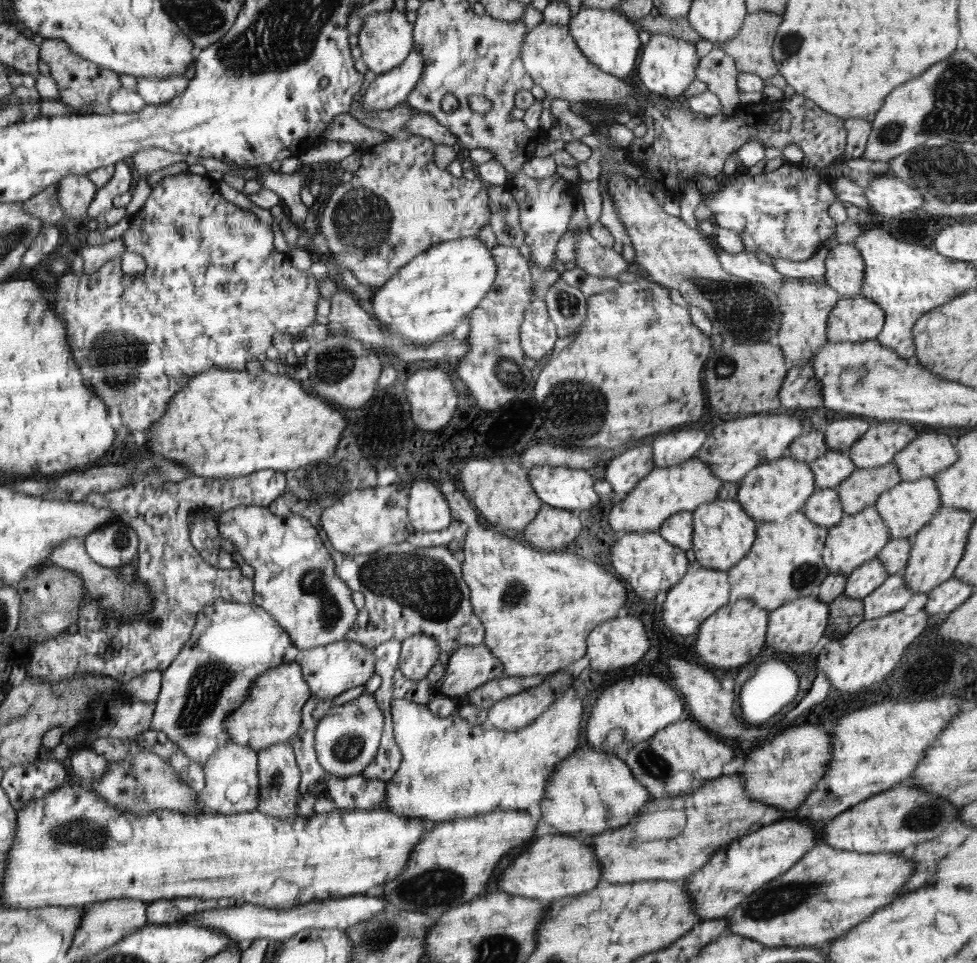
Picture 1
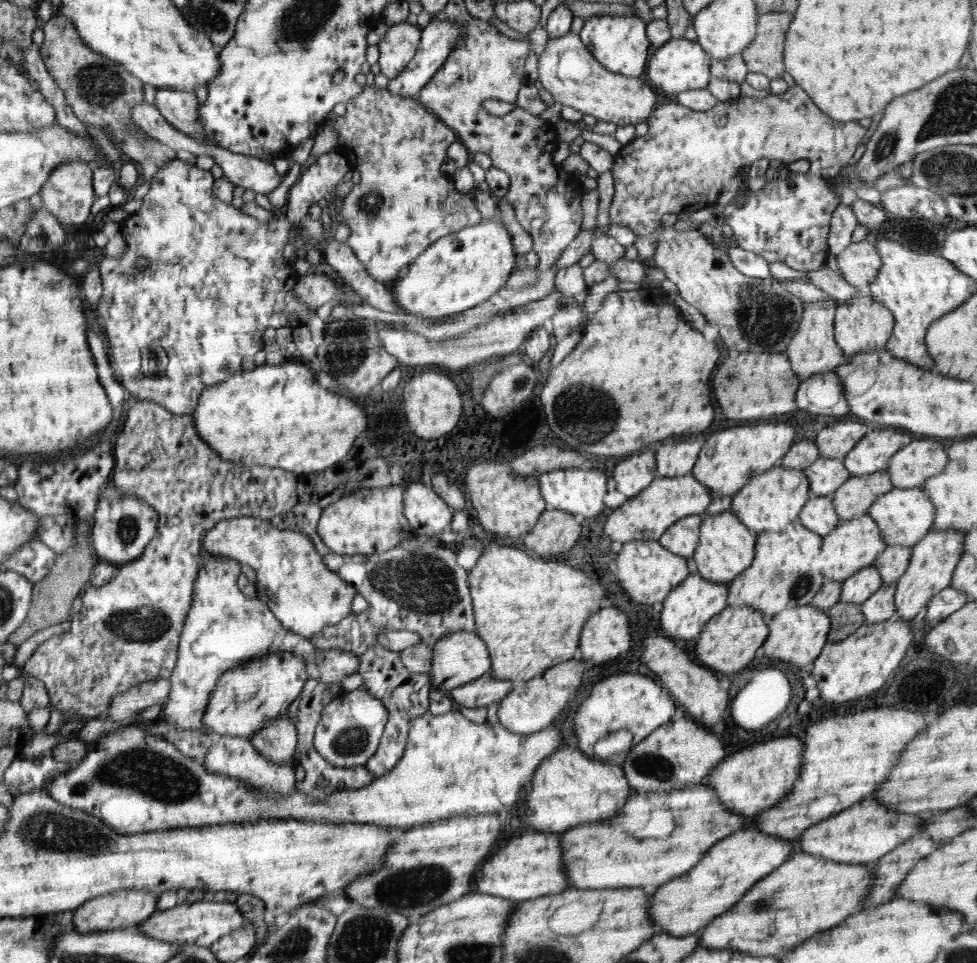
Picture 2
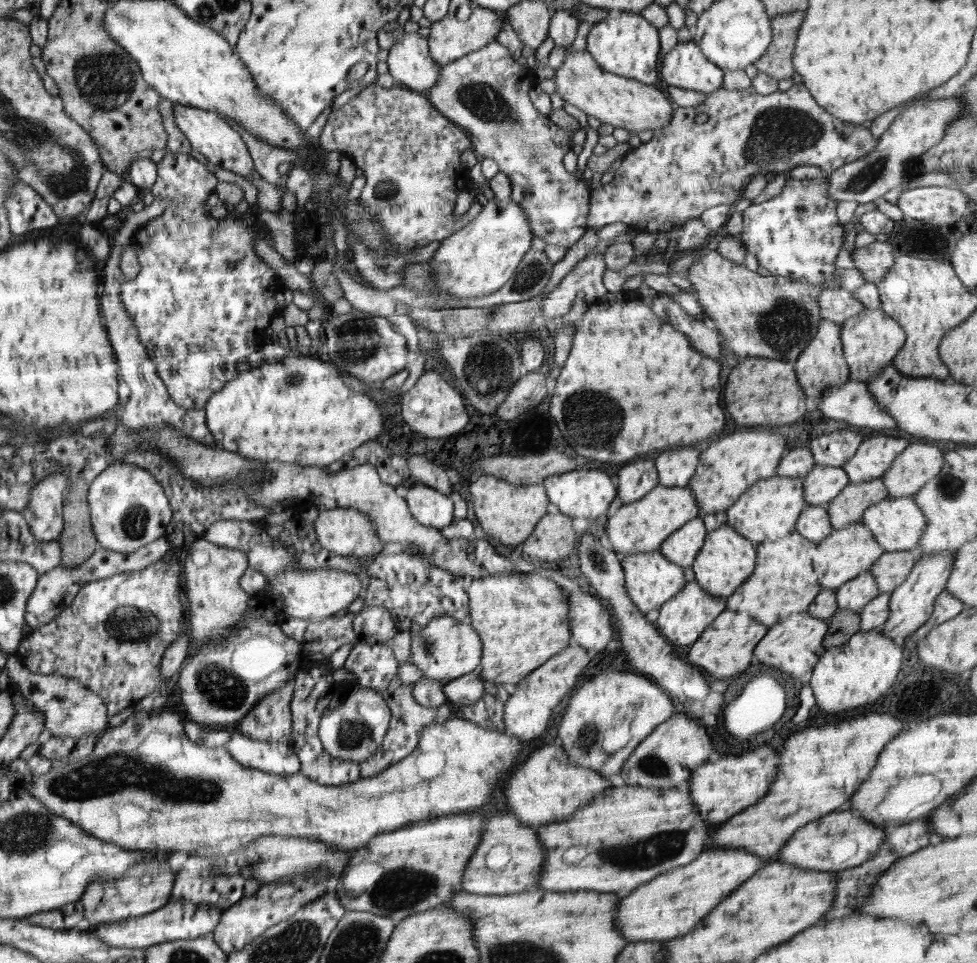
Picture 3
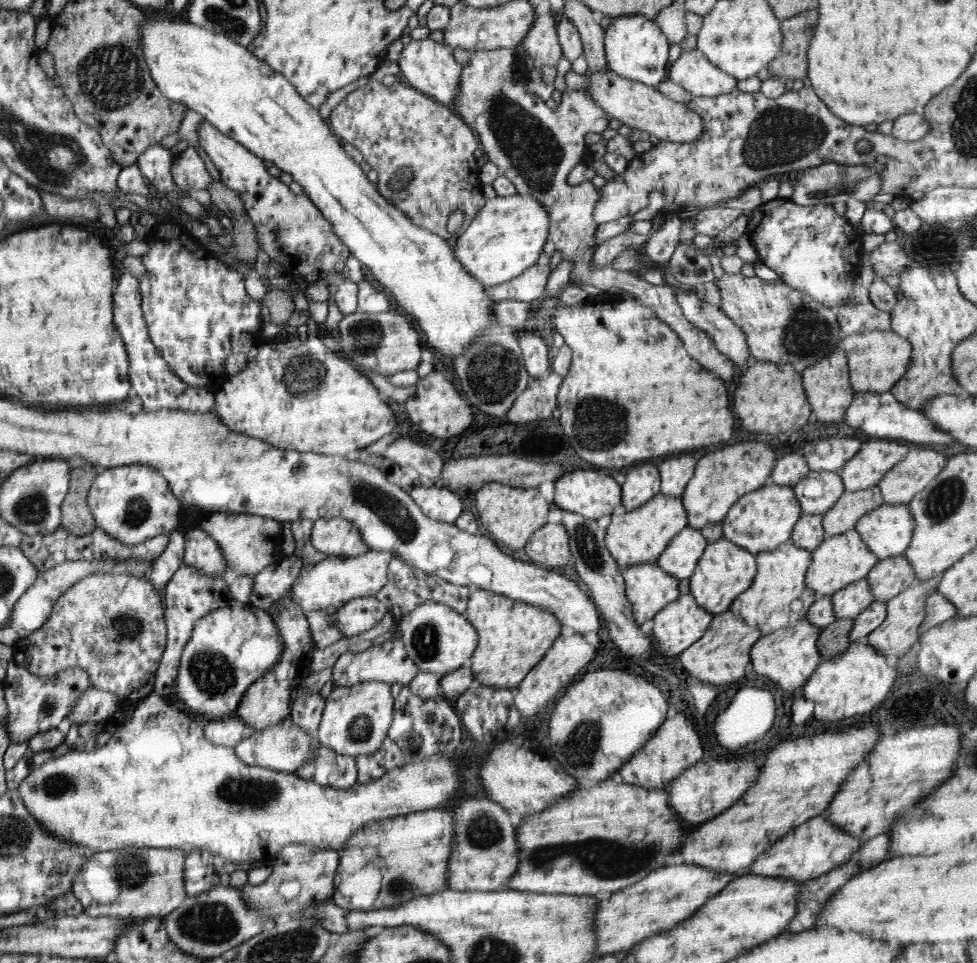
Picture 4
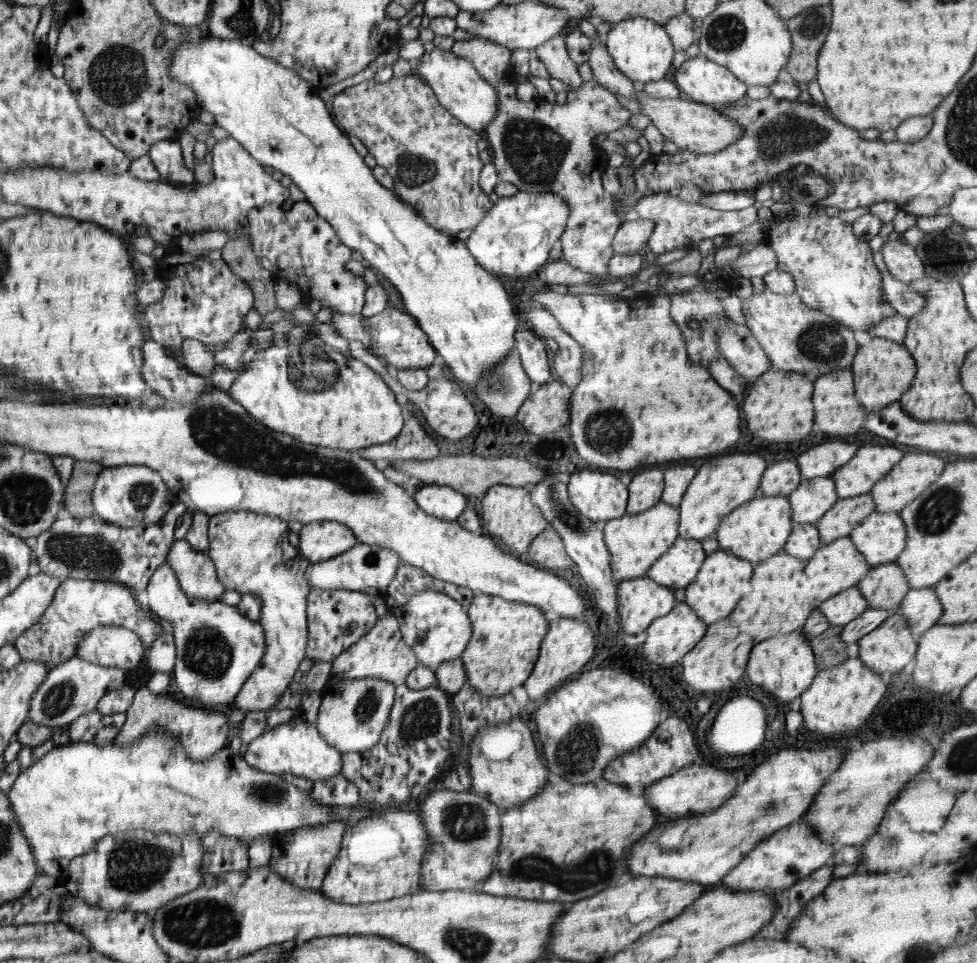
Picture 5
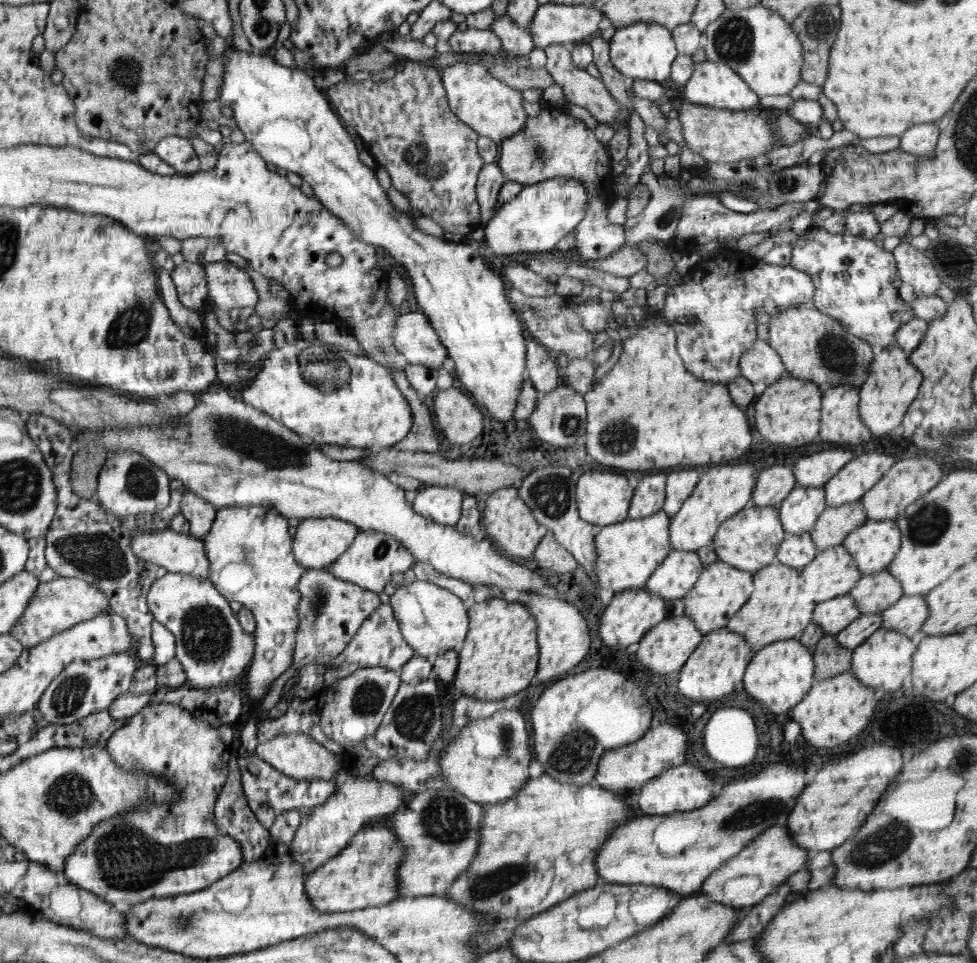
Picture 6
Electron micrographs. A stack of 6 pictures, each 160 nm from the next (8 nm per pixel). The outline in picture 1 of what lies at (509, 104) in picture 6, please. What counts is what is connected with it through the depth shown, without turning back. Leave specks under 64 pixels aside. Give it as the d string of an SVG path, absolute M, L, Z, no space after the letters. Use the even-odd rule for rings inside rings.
M398 10L372 13L366 16L358 31L358 38L357 56L361 56L368 69L377 76L396 69L396 66L404 62L414 48L413 24L406 19L406 14Z

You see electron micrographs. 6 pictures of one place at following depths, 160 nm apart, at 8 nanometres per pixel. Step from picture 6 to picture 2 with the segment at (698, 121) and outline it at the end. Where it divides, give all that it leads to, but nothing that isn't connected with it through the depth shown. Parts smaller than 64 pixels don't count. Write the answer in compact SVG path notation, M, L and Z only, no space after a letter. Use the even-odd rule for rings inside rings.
M568 31L564 36L550 37L545 44L544 50L539 54L538 78L542 86L551 94L556 102L568 105L580 110L582 114L595 116L597 120L613 122L617 126L636 126L644 122L656 106L656 94L654 88L644 78L626 77L604 69L592 56L592 53L581 42L579 35Z

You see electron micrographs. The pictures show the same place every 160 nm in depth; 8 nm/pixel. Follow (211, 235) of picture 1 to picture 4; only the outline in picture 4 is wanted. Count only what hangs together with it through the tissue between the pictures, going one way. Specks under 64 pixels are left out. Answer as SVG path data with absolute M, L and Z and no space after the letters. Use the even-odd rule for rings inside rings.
M193 146L174 155L171 175L173 182L177 183L177 188L186 191L208 189L212 182L208 170L204 168L202 158L198 156L196 147ZM158 221L154 229L148 231L143 244L149 248L141 257L145 271L138 279L141 309L150 340L180 380L189 386L199 386L216 393L230 377L224 369L224 360L230 354L247 353L258 346L256 336L260 334L262 324L262 304L252 300L246 293L245 276L239 270L229 267L218 256L214 256L207 246L194 239L178 222Z

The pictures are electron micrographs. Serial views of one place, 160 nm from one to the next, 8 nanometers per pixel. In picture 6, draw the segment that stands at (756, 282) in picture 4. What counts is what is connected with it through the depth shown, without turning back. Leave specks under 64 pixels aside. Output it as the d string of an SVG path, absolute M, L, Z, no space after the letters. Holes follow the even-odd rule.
M798 305L780 309L779 314L771 316L768 324L767 342L780 355L788 374L817 384L822 392L839 384L854 385L859 390L868 378L870 363L874 356L870 345L865 340L852 337L841 322L820 312L813 305Z

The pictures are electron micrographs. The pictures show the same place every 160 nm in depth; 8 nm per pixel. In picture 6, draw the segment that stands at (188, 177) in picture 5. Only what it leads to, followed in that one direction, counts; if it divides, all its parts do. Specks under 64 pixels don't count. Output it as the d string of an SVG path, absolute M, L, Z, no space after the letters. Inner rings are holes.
M171 136L163 138L154 152L170 166L174 166L182 177L200 172L200 161L193 143L186 137Z

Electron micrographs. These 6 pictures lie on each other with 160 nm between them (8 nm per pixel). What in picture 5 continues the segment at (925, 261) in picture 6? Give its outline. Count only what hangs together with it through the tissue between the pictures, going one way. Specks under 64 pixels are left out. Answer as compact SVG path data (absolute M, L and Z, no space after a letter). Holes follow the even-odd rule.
M888 241L881 246L882 258L891 275L908 284L912 280L925 278L924 264L916 255L915 247L900 241Z

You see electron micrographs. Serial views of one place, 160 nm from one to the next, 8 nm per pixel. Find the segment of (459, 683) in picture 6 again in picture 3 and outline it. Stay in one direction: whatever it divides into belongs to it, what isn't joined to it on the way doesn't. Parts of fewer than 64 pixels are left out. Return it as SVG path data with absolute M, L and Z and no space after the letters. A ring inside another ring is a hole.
M516 571L473 579L467 588L469 616L483 644L481 677L487 682L518 684L568 646L568 596L549 574Z

